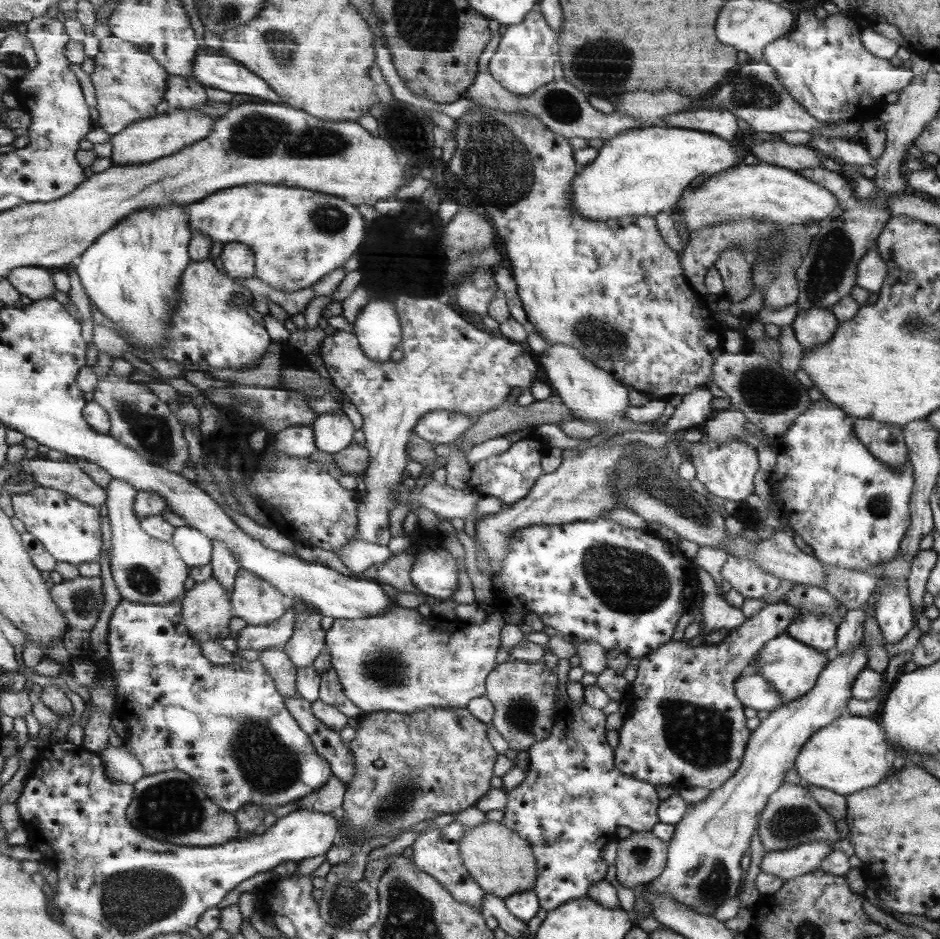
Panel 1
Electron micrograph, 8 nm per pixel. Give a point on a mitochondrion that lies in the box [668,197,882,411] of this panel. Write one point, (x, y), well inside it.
(836, 250)

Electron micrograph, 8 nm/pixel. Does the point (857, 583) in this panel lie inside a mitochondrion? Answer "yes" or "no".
no

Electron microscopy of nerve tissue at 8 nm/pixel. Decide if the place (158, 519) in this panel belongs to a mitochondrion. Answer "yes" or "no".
no

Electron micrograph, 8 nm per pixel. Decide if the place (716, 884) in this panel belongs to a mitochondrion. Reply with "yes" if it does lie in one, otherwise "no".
yes

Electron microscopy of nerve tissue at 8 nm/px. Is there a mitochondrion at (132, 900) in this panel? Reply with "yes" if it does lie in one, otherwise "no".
yes

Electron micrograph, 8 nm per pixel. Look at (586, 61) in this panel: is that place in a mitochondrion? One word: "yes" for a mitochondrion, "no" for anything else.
yes

